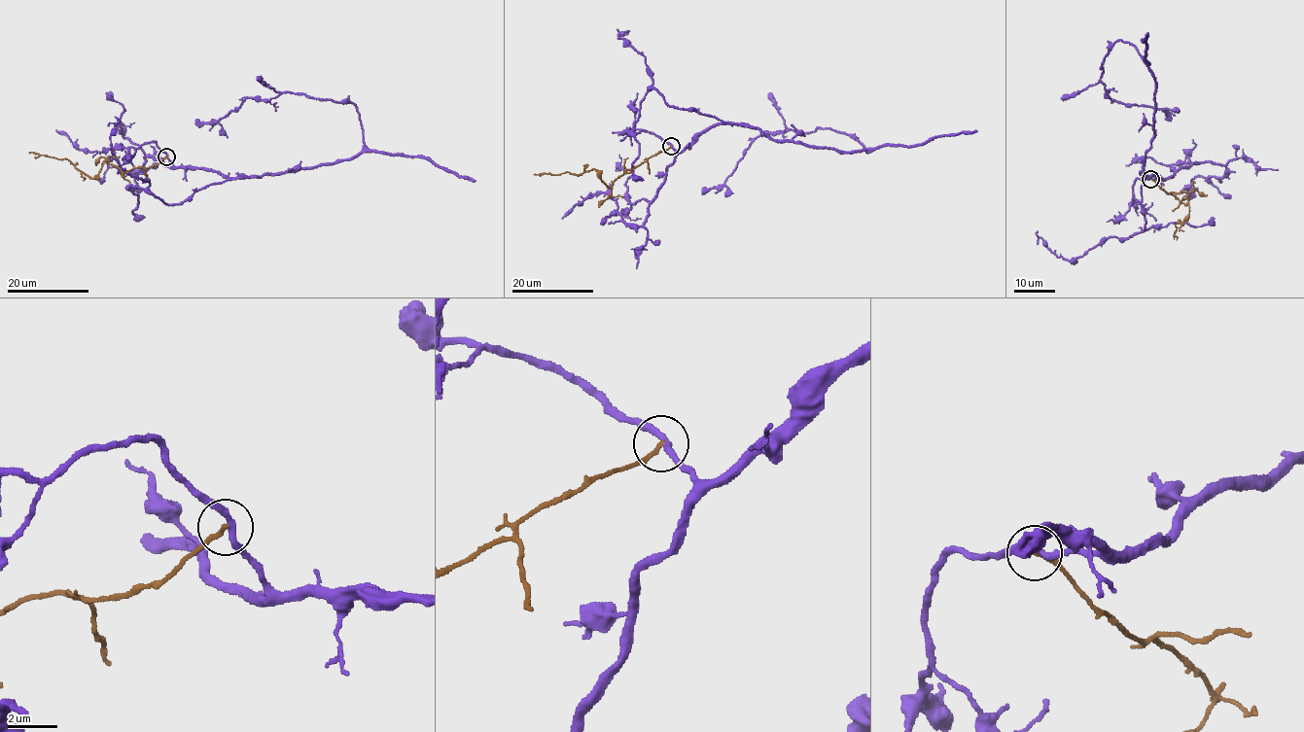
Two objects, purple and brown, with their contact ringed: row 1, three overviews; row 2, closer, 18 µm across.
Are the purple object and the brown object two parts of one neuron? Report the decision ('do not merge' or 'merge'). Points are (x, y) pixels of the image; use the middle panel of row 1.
do not merge

